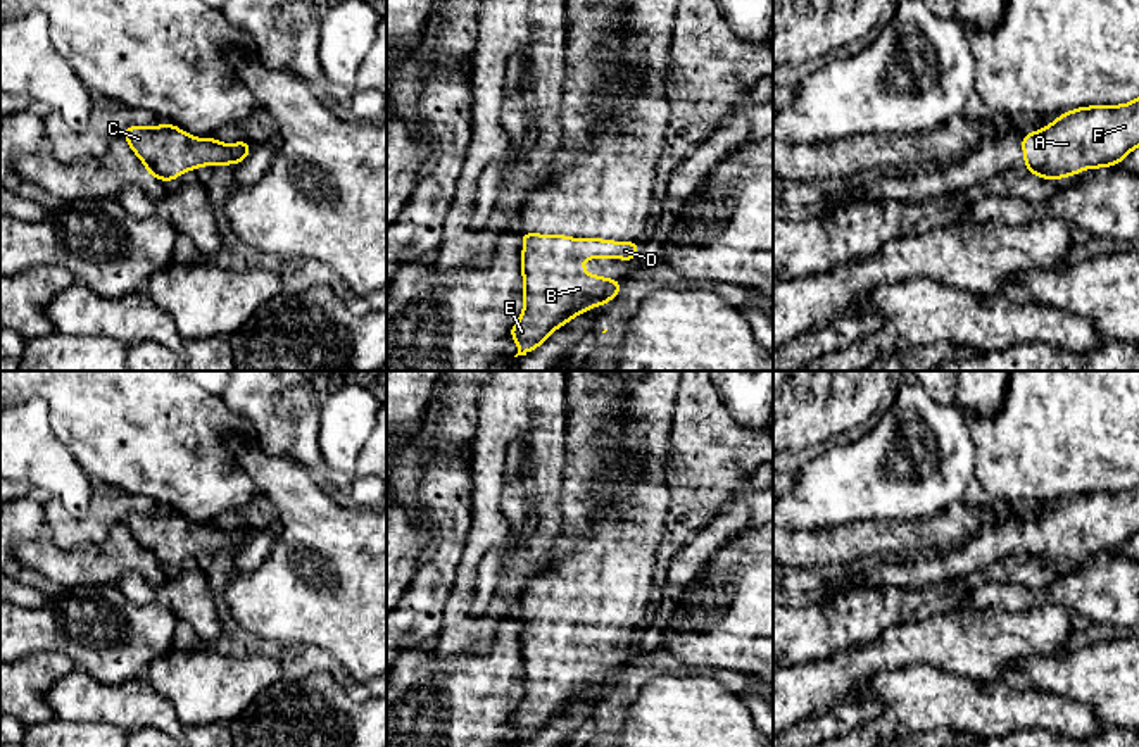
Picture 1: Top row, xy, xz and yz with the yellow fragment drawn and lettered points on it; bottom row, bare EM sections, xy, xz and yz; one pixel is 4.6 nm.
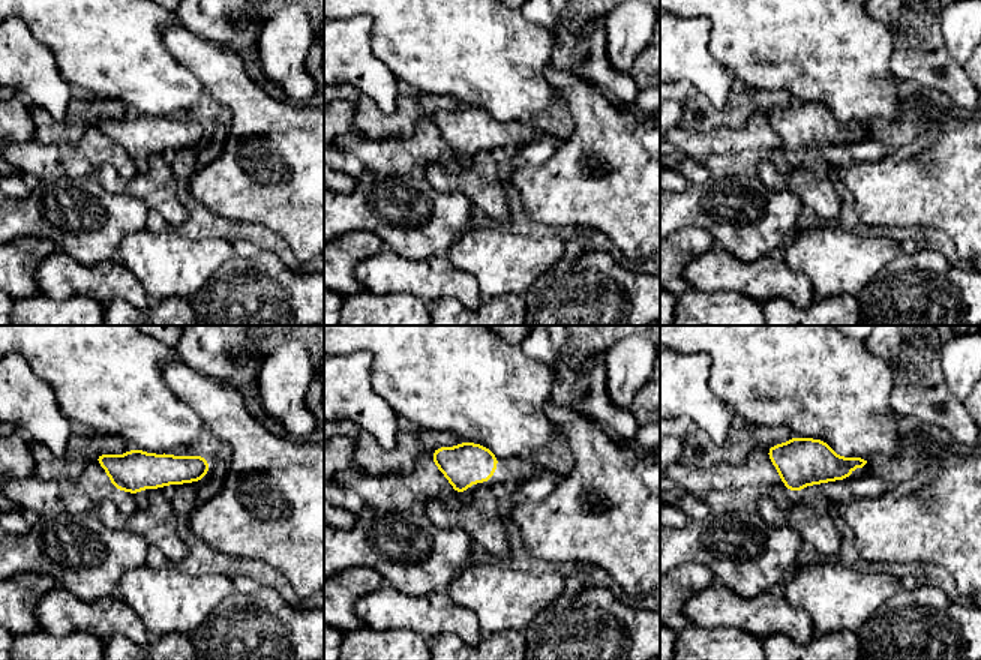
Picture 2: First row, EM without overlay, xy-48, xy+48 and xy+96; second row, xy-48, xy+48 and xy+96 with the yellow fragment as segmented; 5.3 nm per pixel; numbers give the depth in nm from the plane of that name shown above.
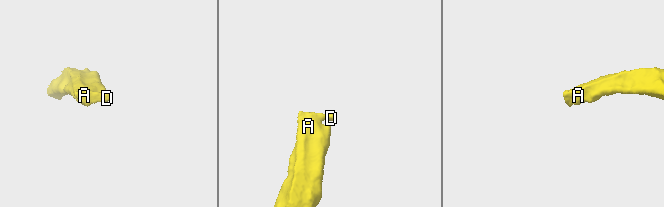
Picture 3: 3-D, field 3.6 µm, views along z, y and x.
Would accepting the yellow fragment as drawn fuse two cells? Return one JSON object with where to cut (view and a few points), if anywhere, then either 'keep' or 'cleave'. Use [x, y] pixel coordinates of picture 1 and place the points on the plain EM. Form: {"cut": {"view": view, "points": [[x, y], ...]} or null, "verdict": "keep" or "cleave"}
{"cut": null, "verdict": "keep"}

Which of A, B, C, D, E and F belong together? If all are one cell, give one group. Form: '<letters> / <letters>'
A B C D E F

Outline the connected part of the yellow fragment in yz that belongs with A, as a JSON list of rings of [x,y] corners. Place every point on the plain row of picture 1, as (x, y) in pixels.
[[[1139,483],[1120,492],[1077,493],[1041,518],[1022,521],[1025,557],[1042,566],[1072,564],[1084,556],[1115,554],[1139,535]]]

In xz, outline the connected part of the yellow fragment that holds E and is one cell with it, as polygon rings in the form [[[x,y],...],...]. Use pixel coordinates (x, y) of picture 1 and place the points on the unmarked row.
[[[519,618],[523,626],[523,700],[509,714],[518,742],[538,735],[557,714],[592,694],[618,685],[623,666],[583,657],[583,645],[621,645],[633,649],[639,628],[571,625]]]

